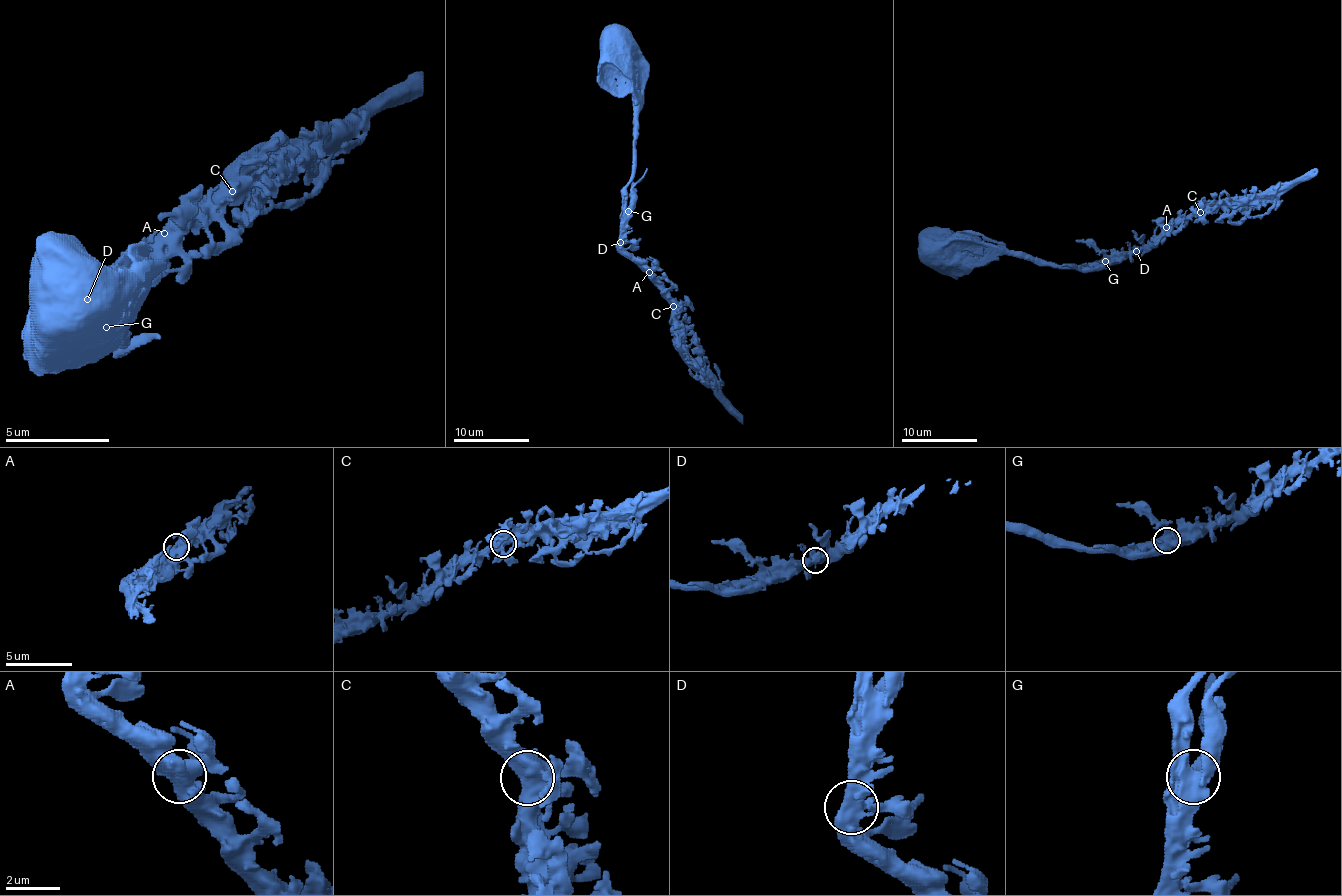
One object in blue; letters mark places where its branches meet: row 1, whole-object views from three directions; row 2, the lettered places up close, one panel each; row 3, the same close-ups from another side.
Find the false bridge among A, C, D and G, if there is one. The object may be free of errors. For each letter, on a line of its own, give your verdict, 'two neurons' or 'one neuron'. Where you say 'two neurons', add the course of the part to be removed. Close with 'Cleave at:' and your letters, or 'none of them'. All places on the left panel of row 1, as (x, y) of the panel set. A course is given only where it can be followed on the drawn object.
A: one neuron
C: one neuron
D: one neuron
G: one neuron
Cleave at: none of them

